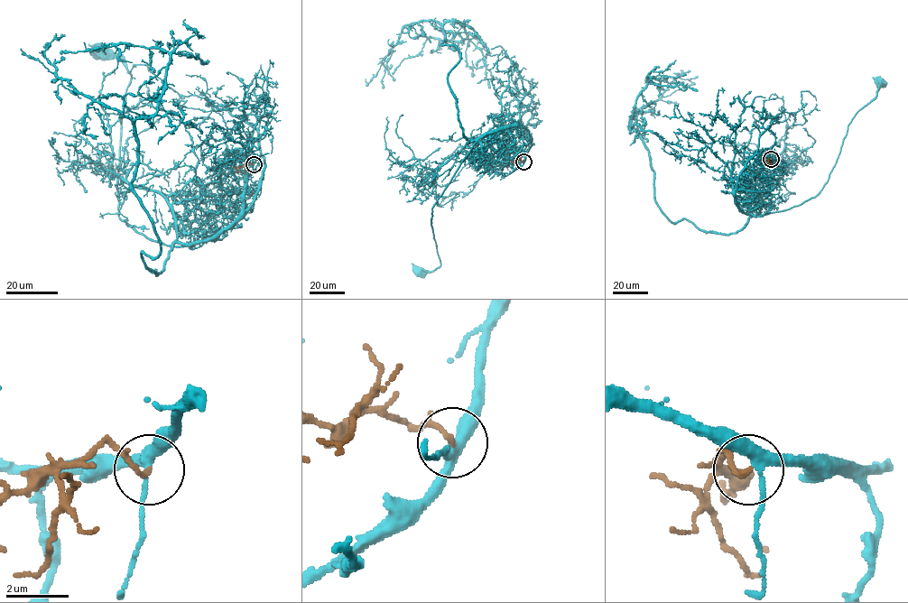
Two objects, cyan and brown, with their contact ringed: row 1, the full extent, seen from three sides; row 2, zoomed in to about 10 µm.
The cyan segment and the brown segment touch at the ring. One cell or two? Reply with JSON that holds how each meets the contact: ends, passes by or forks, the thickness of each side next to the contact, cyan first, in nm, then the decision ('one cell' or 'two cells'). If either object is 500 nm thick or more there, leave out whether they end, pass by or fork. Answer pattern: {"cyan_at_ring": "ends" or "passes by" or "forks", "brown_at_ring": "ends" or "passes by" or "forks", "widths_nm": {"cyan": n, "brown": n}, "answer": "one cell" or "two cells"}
{"cyan_at_ring": "forks", "brown_at_ring": "ends", "widths_nm": {"cyan": 320, "brown": 160}, "answer": "one cell"}

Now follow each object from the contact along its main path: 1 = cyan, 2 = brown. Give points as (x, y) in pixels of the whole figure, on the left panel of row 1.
1: (254, 164), (264, 159), (254, 202), (208, 239), (168, 245), (138, 232), (118, 215), (131, 74), (99, 52)
2: (254, 164), (250, 162), (236, 169), (241, 171)

